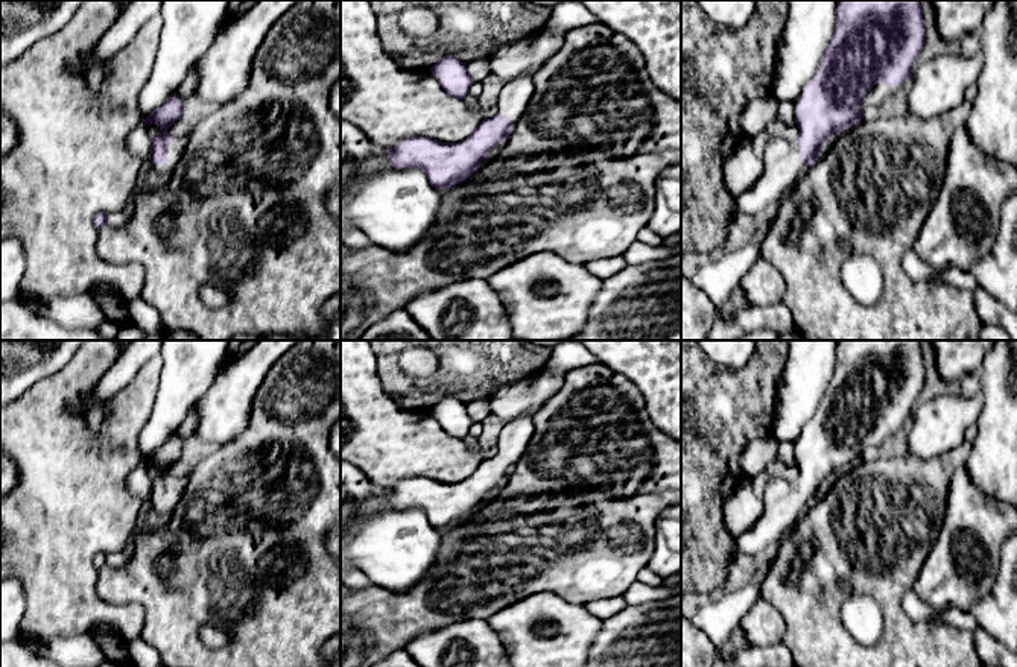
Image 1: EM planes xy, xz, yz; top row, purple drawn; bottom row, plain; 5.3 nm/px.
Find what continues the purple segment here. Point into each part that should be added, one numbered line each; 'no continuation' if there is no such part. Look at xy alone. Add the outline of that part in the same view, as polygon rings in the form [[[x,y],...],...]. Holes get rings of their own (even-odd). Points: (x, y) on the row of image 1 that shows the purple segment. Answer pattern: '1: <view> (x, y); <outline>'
1: xy (178, 143); [[[187,134],[173,137],[167,150],[167,161],[164,164],[154,164],[154,169],[170,178],[181,161],[185,144],[187,144]]]

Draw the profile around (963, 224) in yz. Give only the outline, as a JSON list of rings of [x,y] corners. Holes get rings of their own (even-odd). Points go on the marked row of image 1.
[[[964,126],[950,138],[947,167],[939,194],[926,217],[912,249],[935,270],[970,267],[990,252],[999,231],[1003,202],[1017,190],[1017,167],[979,150]]]

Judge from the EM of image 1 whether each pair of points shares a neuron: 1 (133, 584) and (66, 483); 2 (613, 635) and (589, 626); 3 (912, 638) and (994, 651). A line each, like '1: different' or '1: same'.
1: different
2: different
3: different

